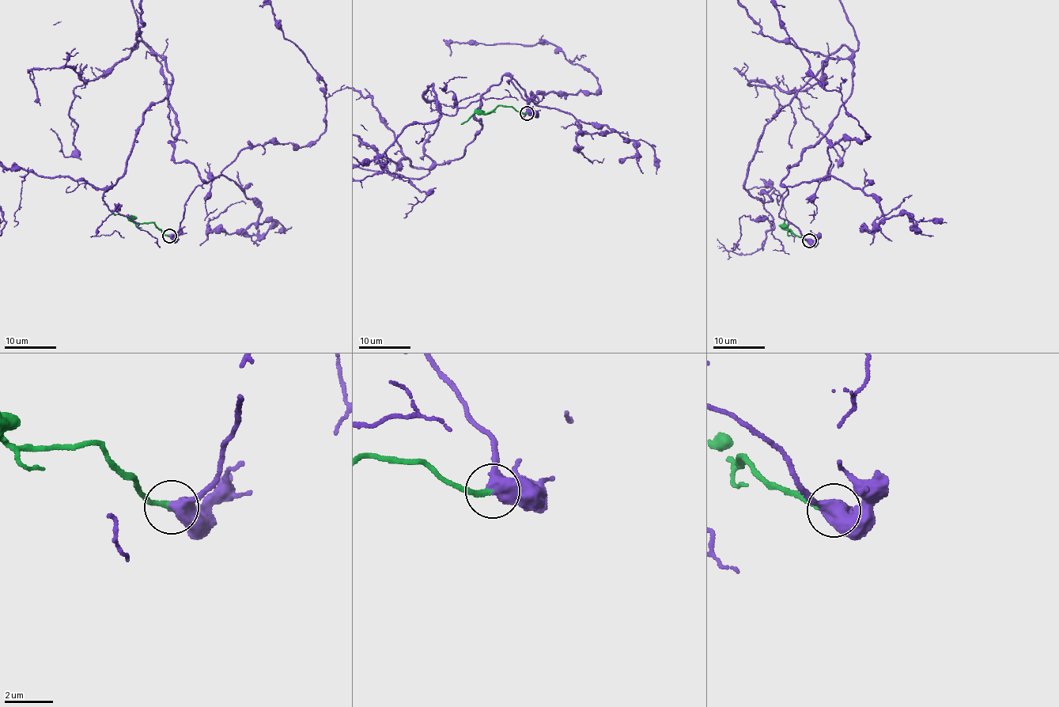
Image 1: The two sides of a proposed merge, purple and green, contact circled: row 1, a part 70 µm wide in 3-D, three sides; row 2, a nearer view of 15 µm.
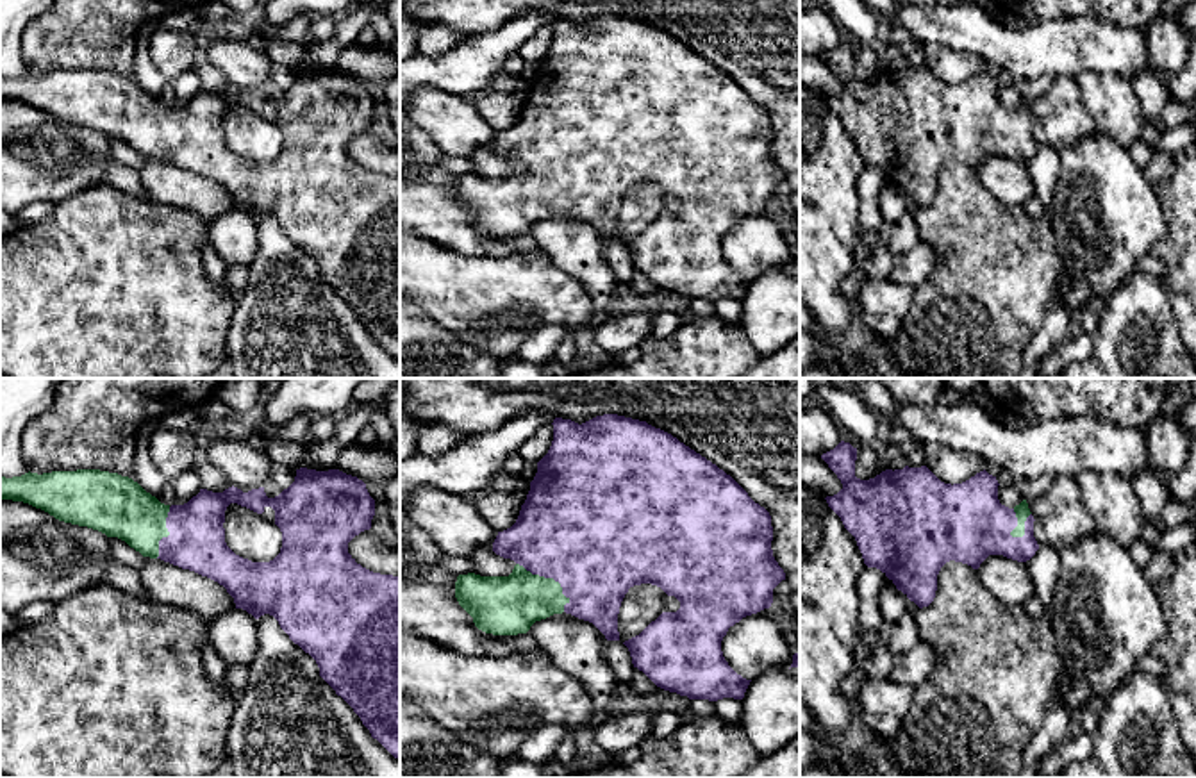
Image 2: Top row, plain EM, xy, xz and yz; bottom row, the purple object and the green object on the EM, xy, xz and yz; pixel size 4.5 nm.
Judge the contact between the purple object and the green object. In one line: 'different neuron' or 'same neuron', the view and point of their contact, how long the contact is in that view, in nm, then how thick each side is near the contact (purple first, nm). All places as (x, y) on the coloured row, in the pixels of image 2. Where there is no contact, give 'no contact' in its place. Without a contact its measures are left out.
same neuron; contact xz (552, 577); length 320 nm; calibres 500 and 280 nm

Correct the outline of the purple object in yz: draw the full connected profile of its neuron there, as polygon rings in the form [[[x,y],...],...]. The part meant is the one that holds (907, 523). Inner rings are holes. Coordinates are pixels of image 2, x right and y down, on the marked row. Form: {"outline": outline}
{"outline": [[[844,441],[821,459],[843,484],[837,494],[825,500],[855,537],[864,564],[880,569],[919,608],[934,601],[937,575],[950,560],[978,569],[989,555],[1026,562],[1039,550],[1026,500],[1014,509],[1001,505],[1000,484],[985,469],[953,485],[941,482],[926,466],[885,469],[860,480],[855,476],[857,448]]]}

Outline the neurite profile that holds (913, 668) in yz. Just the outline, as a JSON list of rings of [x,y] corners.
[[[919,639],[907,653],[894,657],[889,678],[898,683],[919,687],[930,678],[937,664],[939,653],[926,641]]]

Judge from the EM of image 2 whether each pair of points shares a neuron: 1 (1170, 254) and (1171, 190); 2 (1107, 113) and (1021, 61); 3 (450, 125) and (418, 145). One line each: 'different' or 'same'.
1: same
2: different
3: different

